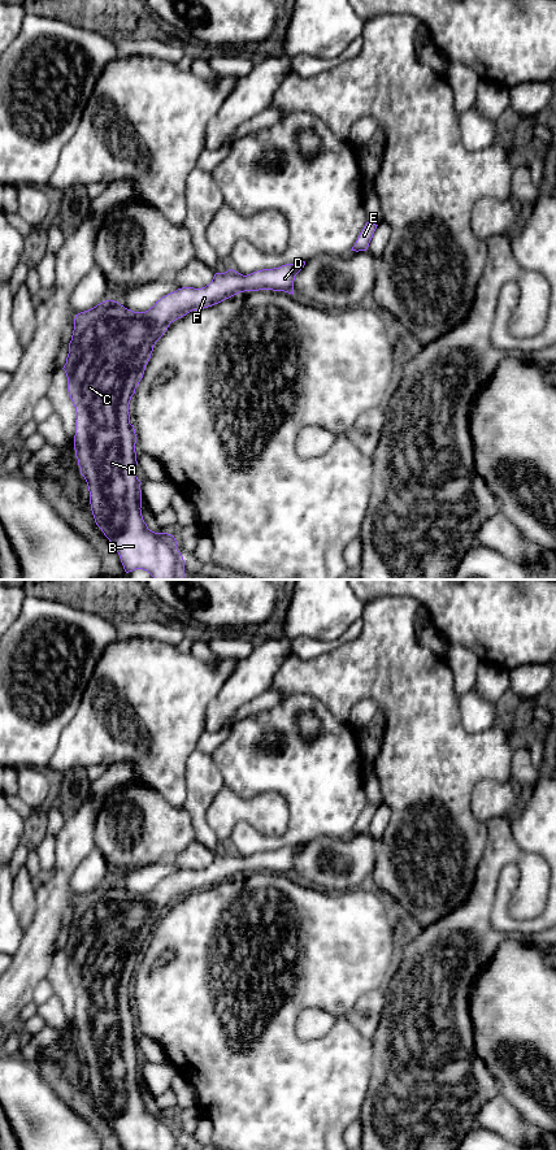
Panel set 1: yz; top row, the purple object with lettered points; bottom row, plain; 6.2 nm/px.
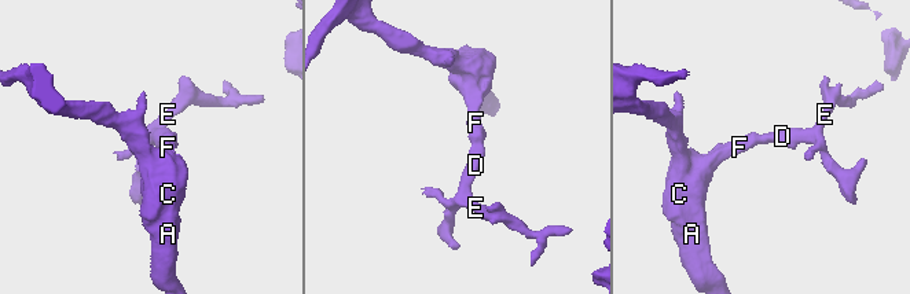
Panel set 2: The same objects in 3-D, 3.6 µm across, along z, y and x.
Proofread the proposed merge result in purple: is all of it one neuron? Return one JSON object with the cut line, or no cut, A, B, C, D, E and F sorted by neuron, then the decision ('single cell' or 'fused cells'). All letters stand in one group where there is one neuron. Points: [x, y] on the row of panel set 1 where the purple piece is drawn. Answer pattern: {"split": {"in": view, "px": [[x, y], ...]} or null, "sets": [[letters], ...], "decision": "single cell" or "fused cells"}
{"split": null, "sets": [["A", "B", "C", "D", "E", "F"]], "decision": "single cell"}

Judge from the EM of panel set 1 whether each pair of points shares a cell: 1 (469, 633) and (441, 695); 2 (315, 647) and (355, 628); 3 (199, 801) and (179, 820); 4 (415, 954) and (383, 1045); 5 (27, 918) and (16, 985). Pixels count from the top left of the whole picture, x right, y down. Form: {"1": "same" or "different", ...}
{"1": "different", "2": "same", "3": "different", "4": "same", "5": "different"}

